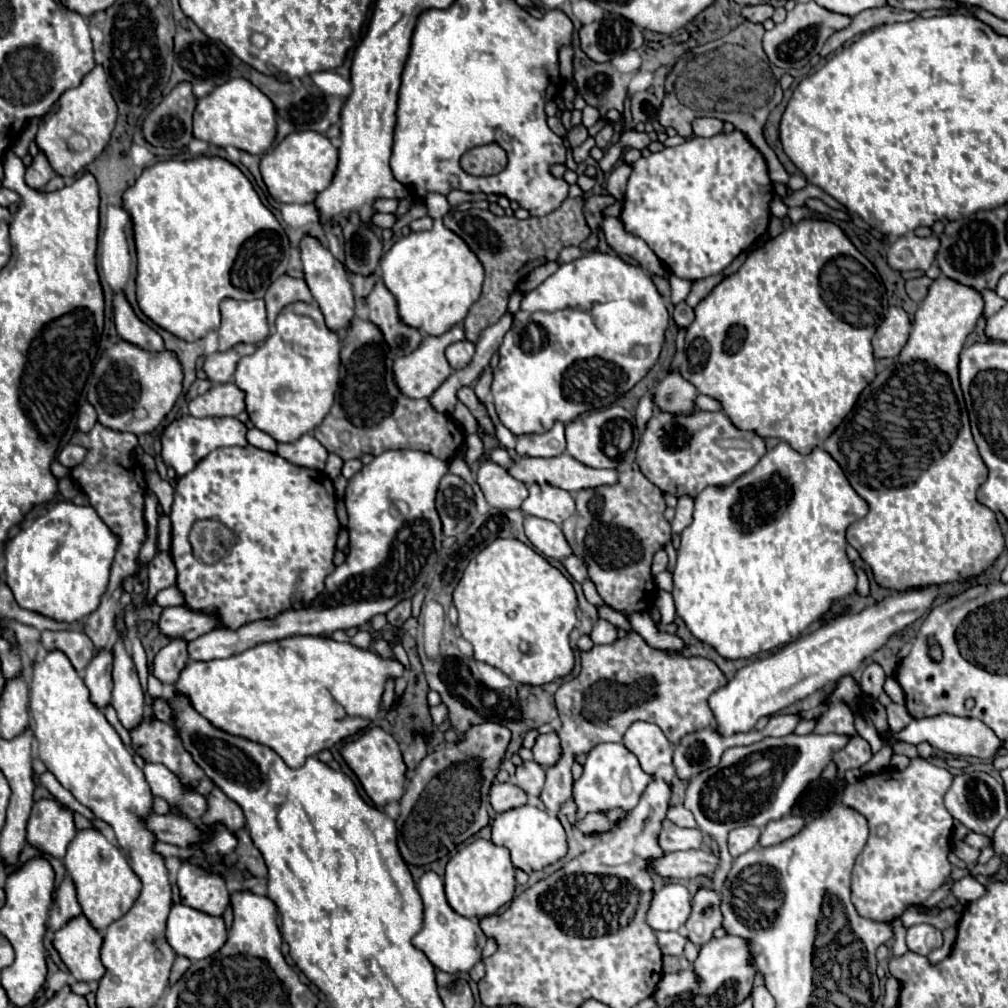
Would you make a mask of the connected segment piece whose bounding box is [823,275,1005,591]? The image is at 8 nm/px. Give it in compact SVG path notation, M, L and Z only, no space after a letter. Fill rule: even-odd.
M937 277L915 313L907 345L901 349L891 373L877 373L873 383L861 391L855 407L823 449L839 463L851 487L869 503L869 513L849 525L847 541L871 567L881 587L903 591L909 587L941 585L969 579L991 567L1005 549L1003 533L995 513L977 501L977 489L987 479L987 467L971 437L969 417L959 387L959 353L967 335L983 313L983 297L957 281Z

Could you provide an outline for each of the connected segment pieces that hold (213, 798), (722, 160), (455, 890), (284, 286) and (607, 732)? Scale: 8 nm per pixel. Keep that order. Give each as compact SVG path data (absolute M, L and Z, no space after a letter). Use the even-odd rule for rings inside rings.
M217 787L211 789L211 793L207 795L207 805L209 807L207 807L205 815L201 817L203 825L221 823L231 833L245 827L245 815L243 815L241 807L235 801L231 801L221 789L217 789Z
M717 133L715 137L691 137L677 147L665 147L631 163L631 175L625 189L623 211L619 215L627 233L643 239L659 261L675 277L699 281L721 273L739 253L757 241L769 225L769 203L773 199L773 183L767 173L765 157L747 141L745 133Z
M472 837L457 846L457 852L452 855L445 871L445 893L449 905L463 917L487 917L493 915L499 907L509 903L515 895L515 867L509 859L509 851L505 847L497 847L490 840Z
M283 275L269 285L269 289L265 293L265 305L267 305L267 321L271 327L273 327L275 317L279 315L279 311L293 301L305 301L305 303L313 301L313 295L303 279Z
M637 633L581 653L581 673L563 683L555 693L557 711L563 721L557 733L563 755L557 765L547 769L545 789L541 793L547 811L557 813L571 797L571 763L577 755L589 753L599 743L621 741L627 727L635 721L655 723L677 745L687 733L695 733L713 723L707 699L725 683L725 675L713 661L653 649Z

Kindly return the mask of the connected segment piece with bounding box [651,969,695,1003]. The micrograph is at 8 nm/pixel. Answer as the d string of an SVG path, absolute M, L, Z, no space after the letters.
M691 969L679 971L679 973L665 973L655 987L655 993L651 995L657 1003L661 1003L665 997L679 995L683 991L689 991L695 987L695 973Z

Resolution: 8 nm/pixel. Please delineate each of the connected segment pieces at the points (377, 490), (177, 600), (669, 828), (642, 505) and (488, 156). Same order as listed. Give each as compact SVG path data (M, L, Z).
M385 451L379 457L375 457L369 465L365 465L357 475L349 479L347 491L345 491L345 507L349 515L349 553L347 559L335 567L335 571L325 579L325 589L311 601L303 603L303 607L285 609L283 613L259 621L251 621L247 625L241 625L239 629L213 629L211 633L205 633L189 643L189 657L195 661L213 661L223 657L233 657L237 653L243 653L245 649L265 643L265 641L277 641L285 637L295 635L323 635L333 631L347 631L351 627L361 627L369 623L375 615L387 613L393 609L399 601L411 599L423 585L429 573L429 567L437 553L441 551L441 519L435 511L435 493L441 477L449 471L449 463L443 459L437 459L423 451Z
M163 589L157 593L157 603L161 607L173 607L173 605L185 605L185 597L179 589Z
M669 819L663 821L663 831L659 835L659 845L663 851L687 851L687 849L699 849L703 845L703 835L699 829L683 829L671 823Z
M635 465L621 469L615 485L577 491L575 505L577 513L561 527L573 553L587 565L601 599L625 613L651 611L657 597L651 557L671 539L671 525L663 517L663 493Z
M479 145L463 153L461 167L469 175L495 175L507 165L507 153L497 145Z

